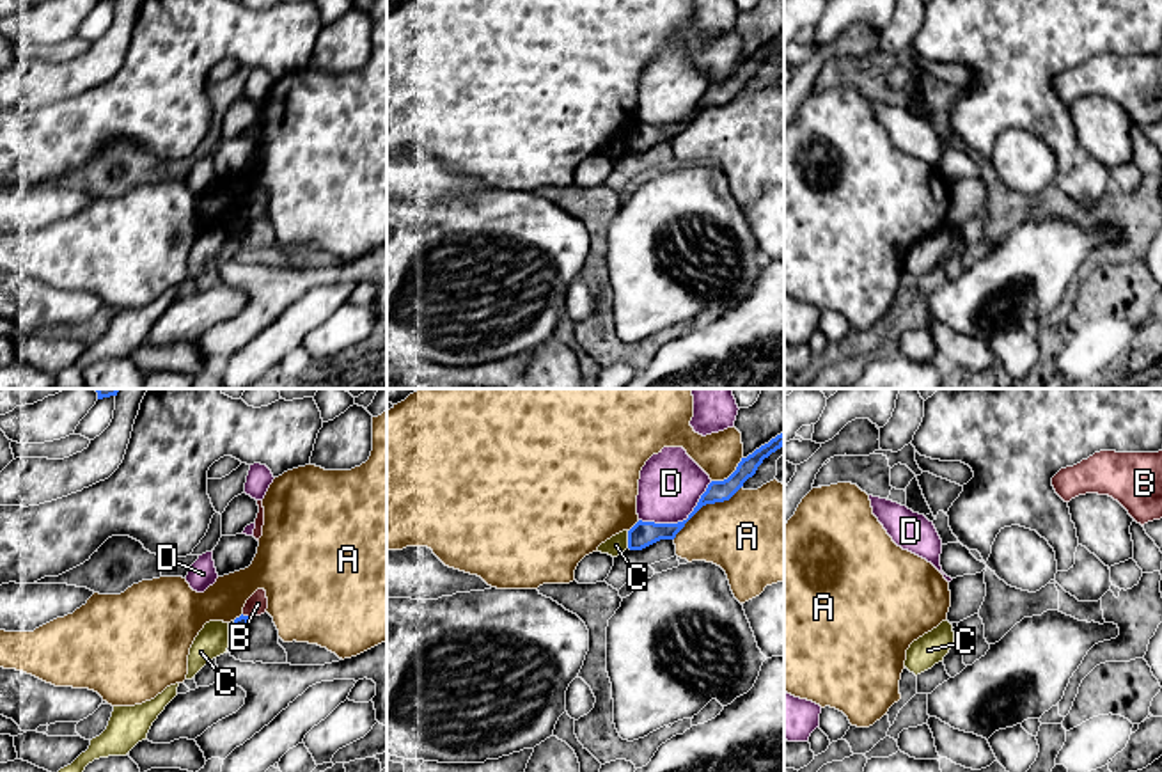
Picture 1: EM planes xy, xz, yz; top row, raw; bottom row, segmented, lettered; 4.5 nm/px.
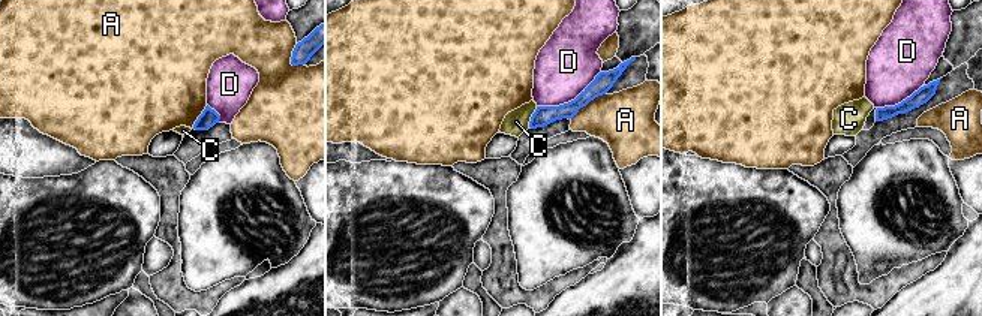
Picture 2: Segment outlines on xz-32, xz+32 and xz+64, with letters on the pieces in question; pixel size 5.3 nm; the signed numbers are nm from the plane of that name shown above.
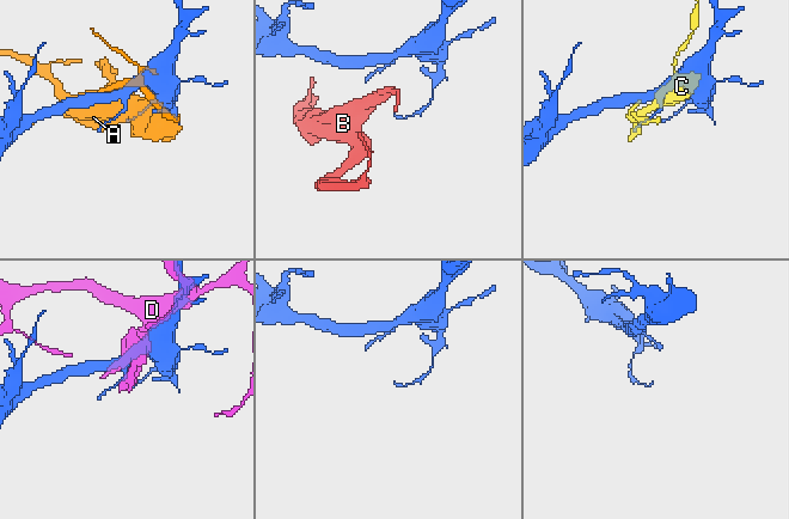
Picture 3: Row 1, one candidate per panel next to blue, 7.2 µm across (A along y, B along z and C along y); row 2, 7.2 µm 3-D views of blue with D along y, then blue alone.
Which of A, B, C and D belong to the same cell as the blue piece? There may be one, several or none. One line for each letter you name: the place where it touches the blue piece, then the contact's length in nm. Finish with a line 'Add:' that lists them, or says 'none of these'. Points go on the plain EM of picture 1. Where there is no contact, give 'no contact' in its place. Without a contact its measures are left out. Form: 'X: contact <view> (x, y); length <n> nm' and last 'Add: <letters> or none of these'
Add: none of these

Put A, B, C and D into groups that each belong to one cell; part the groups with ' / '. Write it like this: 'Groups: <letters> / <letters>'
Groups: A / B C / D

